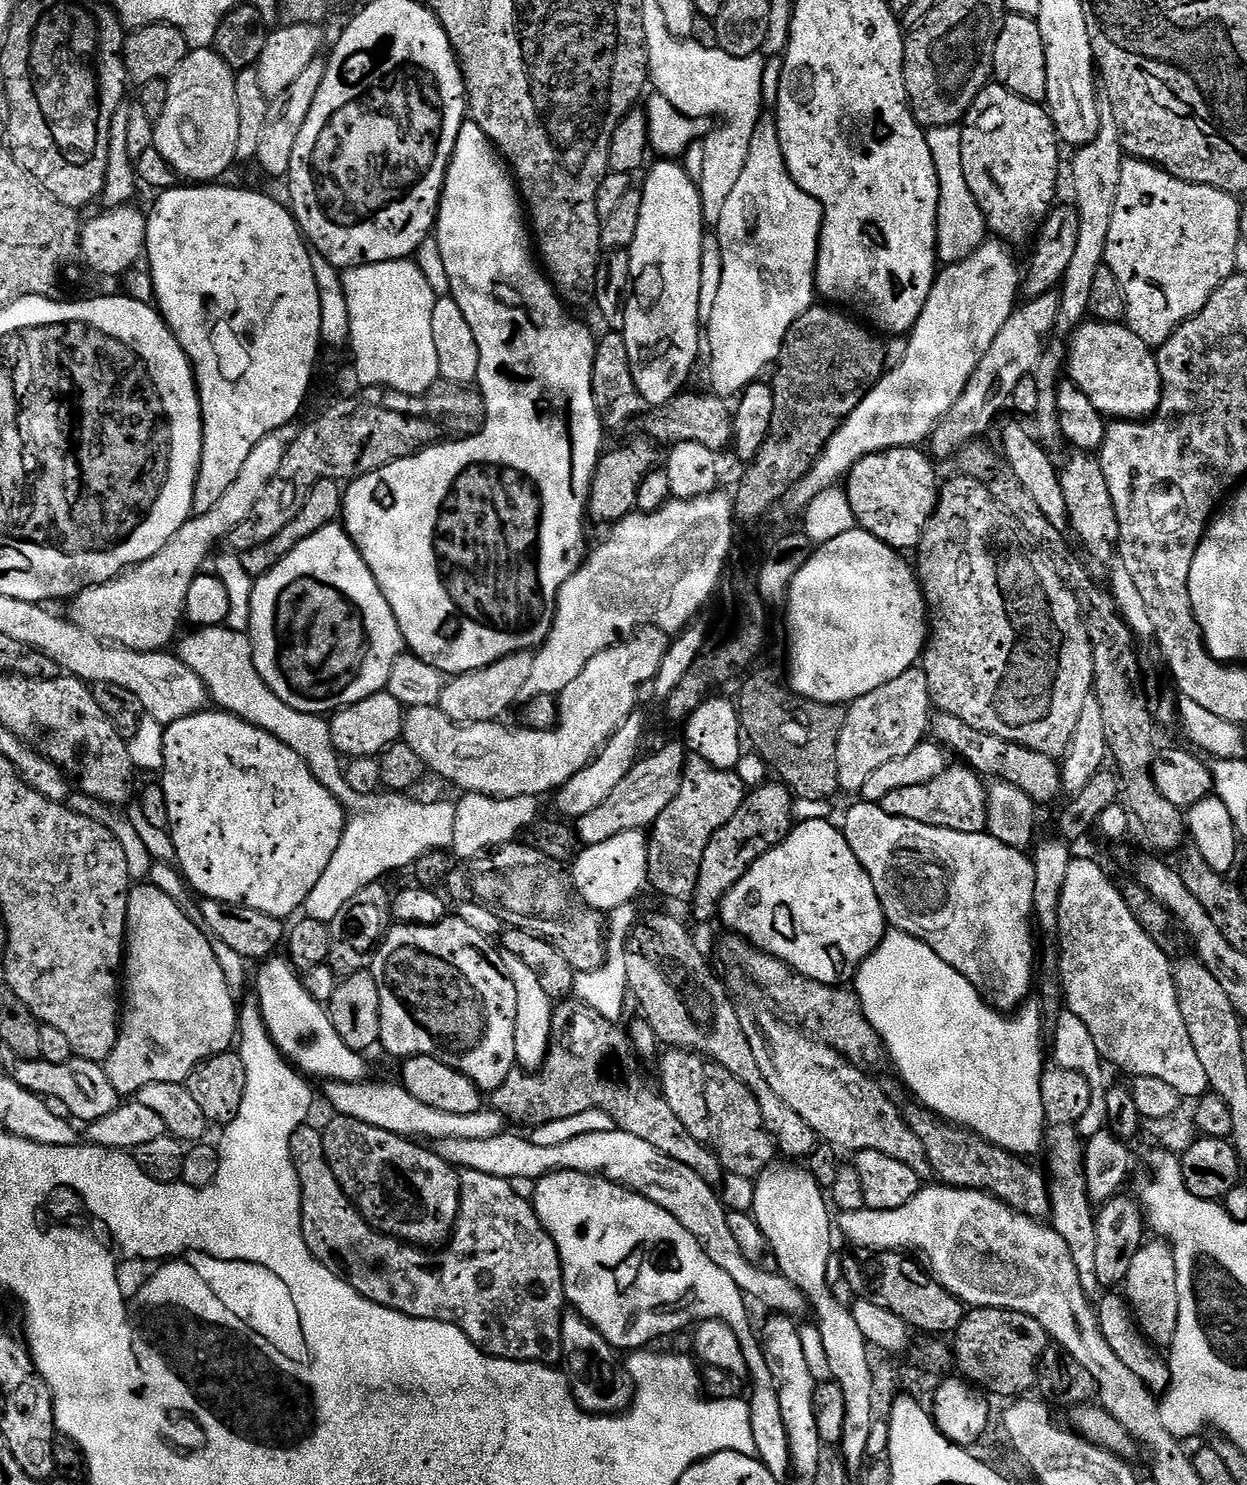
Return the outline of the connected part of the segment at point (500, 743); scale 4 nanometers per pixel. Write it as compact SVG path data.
M642 628L635 634L629 635L623 642L615 644L612 648L602 650L602 654L594 654L594 658L590 658L590 662L586 662L586 666L582 670L582 674L578 674L578 678L574 678L574 682L570 682L570 686L566 686L558 694L558 703L560 705L560 716L556 720L555 728L550 730L534 730L527 726L519 726L520 728L507 728L504 722L482 721L477 724L457 724L446 716L444 711L438 706L431 708L430 706L418 706L417 708L409 708L404 714L404 734L402 737L403 743L410 746L410 750L414 750L414 754L418 754L418 758L422 758L425 769L429 773L432 772L436 776L441 776L444 780L449 780L452 784L457 784L461 789L461 793L477 792L483 796L497 796L499 800L502 798L522 798L523 796L535 796L544 798L544 795L555 793L566 782L583 770L597 754L601 748L608 743L608 739L613 736L619 728L627 722L629 716L637 711L638 701L640 699L641 688L651 685L655 681L660 663L666 658L668 646L670 643L669 633L658 630L657 628Z

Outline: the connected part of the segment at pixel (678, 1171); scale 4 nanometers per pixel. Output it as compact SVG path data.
M619 1130L582 1134L558 1146L538 1146L535 1139L523 1140L520 1136L508 1135L501 1134L494 1138L446 1138L435 1141L434 1151L457 1170L469 1168L513 1182L535 1182L552 1172L581 1172L603 1176L605 1180L621 1184L642 1198L662 1206L666 1214L674 1214L674 1218L678 1218L678 1222L682 1222L682 1226L686 1226L686 1230L698 1238L698 1246L706 1250L706 1258L710 1258L714 1266L726 1270L734 1286L738 1286L738 1290L749 1301L757 1300L758 1303L765 1304L769 1313L793 1318L799 1317L800 1311L805 1311L804 1296L785 1276L779 1272L767 1273L760 1268L759 1263L748 1260L742 1250L738 1250L738 1242L728 1229L728 1212L720 1201L717 1189L698 1178L690 1166L682 1166L682 1162L666 1158L666 1154L650 1146L650 1142Z

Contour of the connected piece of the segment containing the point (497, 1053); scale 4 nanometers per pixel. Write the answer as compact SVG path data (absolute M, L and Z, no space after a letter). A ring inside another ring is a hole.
M449 915L436 924L397 923L389 927L372 957L370 971L378 982L380 1044L390 1055L438 1058L455 1072L466 1074L484 1094L498 1090L517 1067L514 1026L518 996L514 994L514 982L504 973L497 945L466 926L459 915Z

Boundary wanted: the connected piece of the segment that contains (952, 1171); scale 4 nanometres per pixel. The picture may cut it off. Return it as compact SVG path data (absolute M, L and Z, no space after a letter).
M915 1106L906 1112L910 1130L922 1142L928 1155L935 1179L941 1185L953 1188L979 1188L997 1196L1003 1204L1008 1204L1016 1212L1028 1216L1031 1220L1043 1221L1051 1213L1052 1204L1048 1201L1048 1180L1043 1171L1035 1172L1027 1159L994 1146L989 1140L983 1140L966 1128L953 1126L923 1106Z

